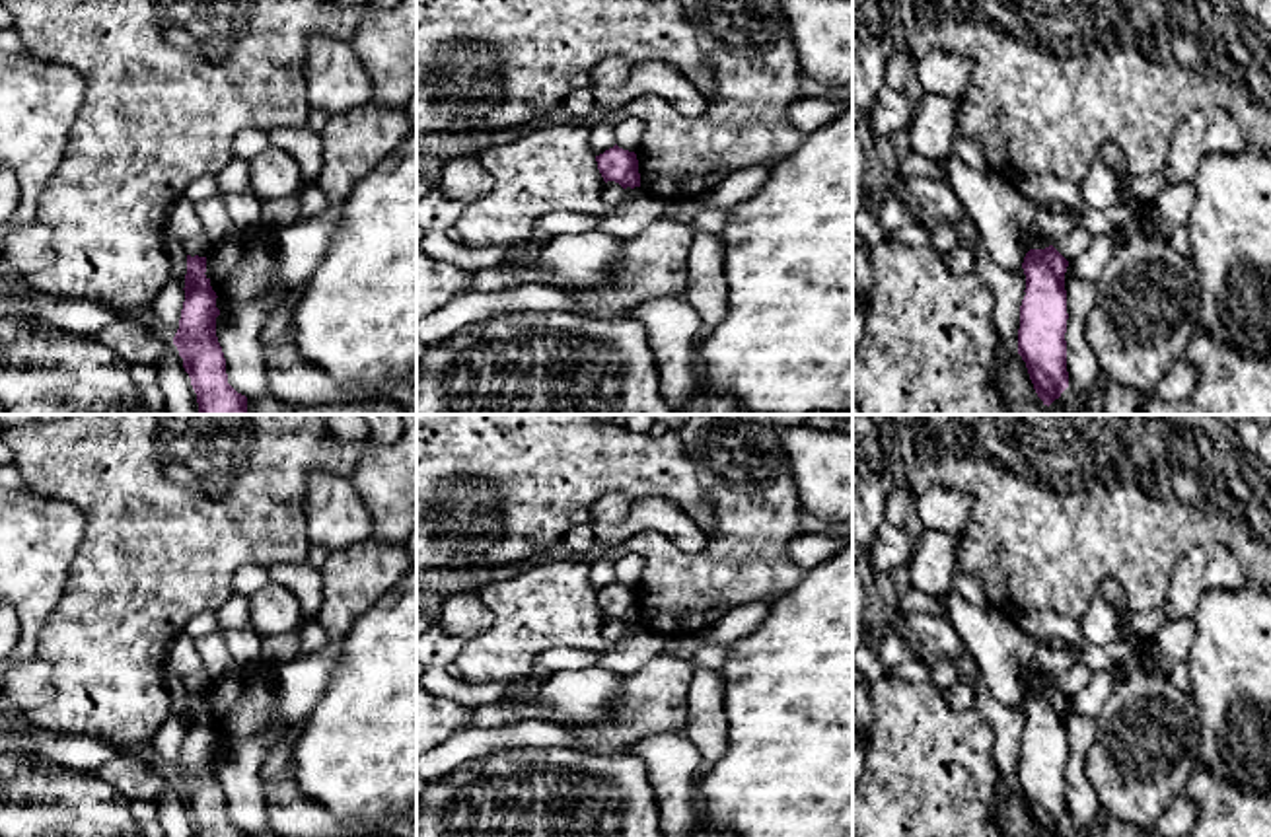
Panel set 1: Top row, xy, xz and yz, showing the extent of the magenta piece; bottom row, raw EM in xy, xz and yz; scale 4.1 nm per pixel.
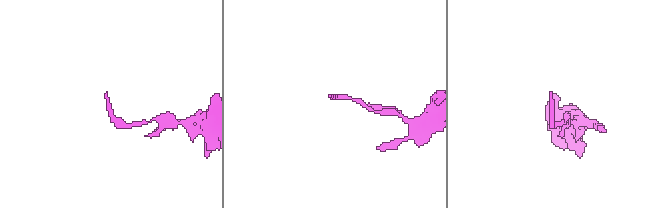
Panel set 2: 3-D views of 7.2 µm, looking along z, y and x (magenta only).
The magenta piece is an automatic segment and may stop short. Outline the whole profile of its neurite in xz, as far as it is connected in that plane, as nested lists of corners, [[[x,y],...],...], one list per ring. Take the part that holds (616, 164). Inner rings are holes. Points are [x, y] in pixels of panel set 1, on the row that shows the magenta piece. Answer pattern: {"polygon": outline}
{"polygon": [[[617,144],[596,156],[598,169],[603,181],[615,181],[623,189],[640,187],[638,160],[635,152],[623,150]]]}

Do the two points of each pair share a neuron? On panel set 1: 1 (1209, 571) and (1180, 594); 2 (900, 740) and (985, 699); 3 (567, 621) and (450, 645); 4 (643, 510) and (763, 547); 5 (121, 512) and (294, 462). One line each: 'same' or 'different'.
1: same
2: different
3: different
4: different
5: same

